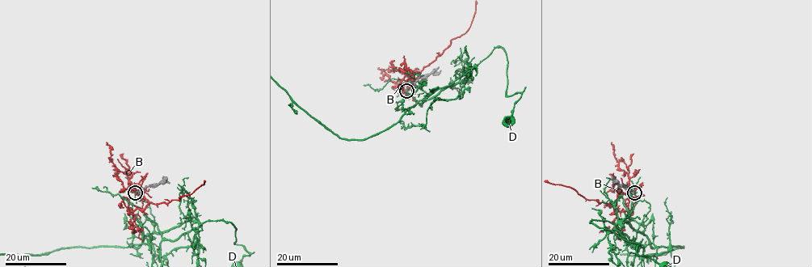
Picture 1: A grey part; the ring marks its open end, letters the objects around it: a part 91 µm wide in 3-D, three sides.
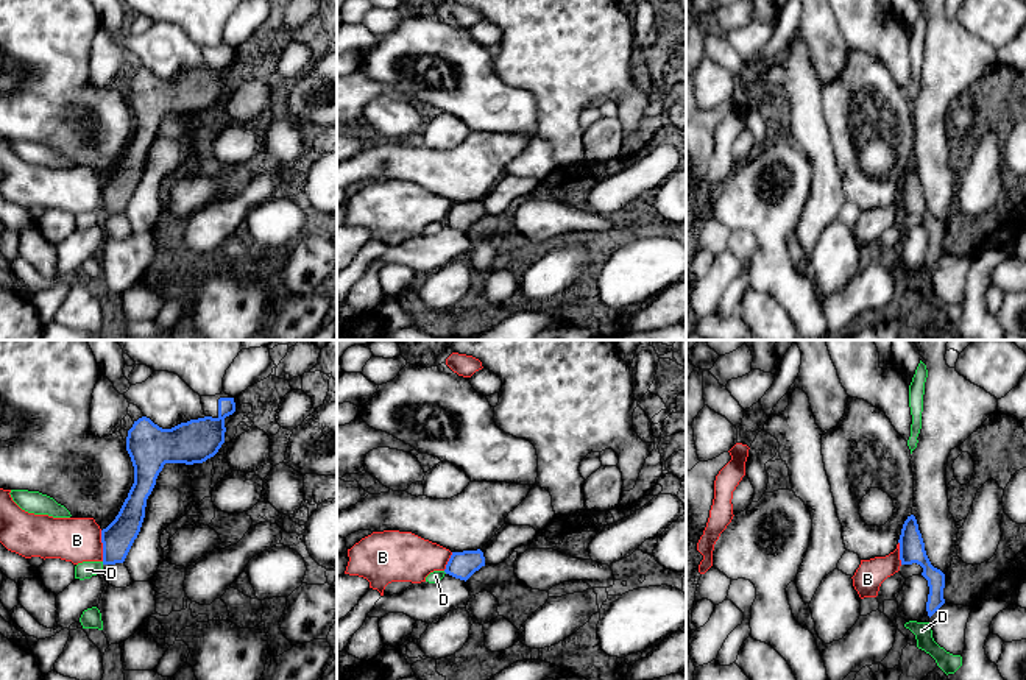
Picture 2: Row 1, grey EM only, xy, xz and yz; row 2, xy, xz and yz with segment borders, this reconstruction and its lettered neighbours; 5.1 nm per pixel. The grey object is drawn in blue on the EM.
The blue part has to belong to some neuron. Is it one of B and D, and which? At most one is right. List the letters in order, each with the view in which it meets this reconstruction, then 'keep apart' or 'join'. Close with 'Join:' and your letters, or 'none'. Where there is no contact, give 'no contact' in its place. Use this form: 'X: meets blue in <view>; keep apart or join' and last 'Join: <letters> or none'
B: meets blue in xy; keep apart
D: no contact; keep apart
Join: none

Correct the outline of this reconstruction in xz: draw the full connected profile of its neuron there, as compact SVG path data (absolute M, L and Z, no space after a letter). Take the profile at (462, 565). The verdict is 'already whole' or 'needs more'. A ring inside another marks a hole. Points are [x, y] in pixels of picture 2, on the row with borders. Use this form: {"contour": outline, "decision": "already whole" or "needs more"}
{"contour": "M480 549L452 552L444 572L466 582L482 566L485 566L485 557Z", "decision": "already whole"}

